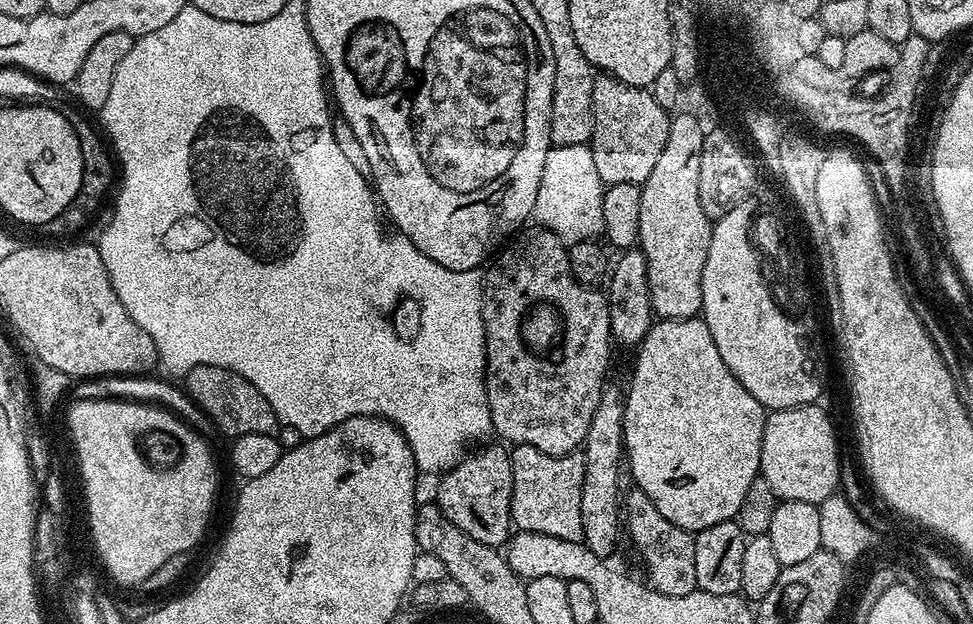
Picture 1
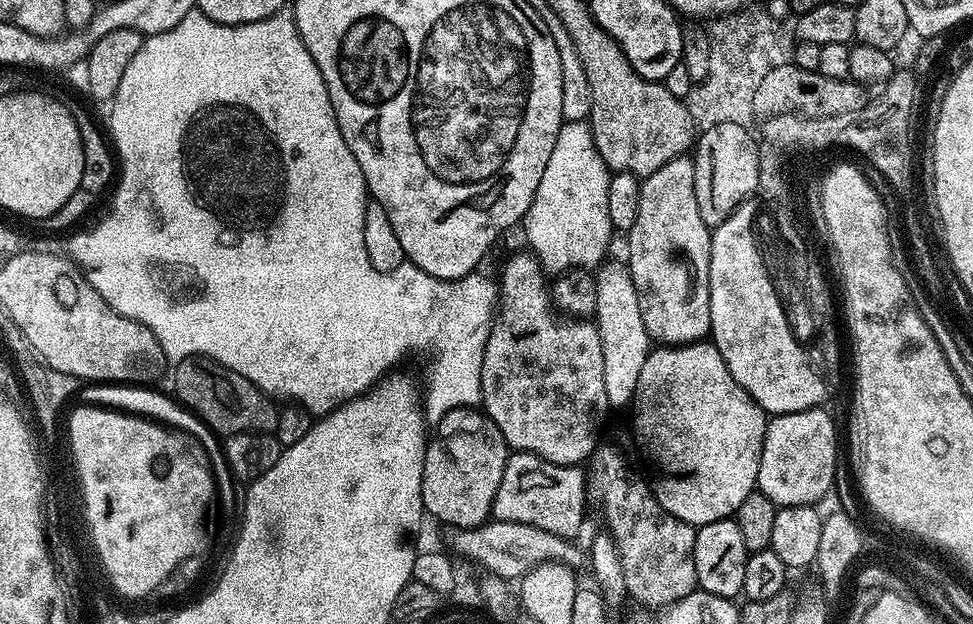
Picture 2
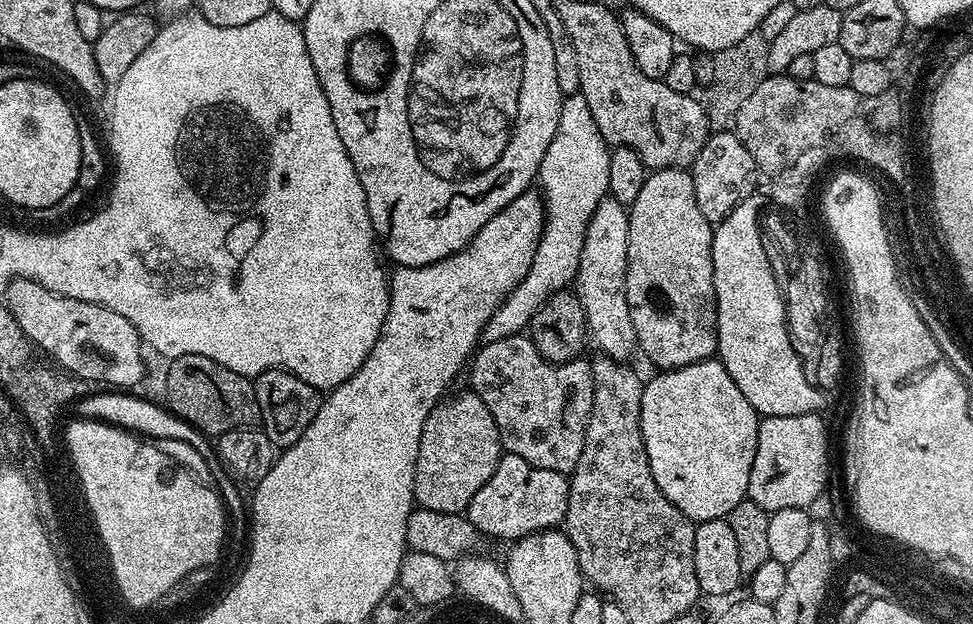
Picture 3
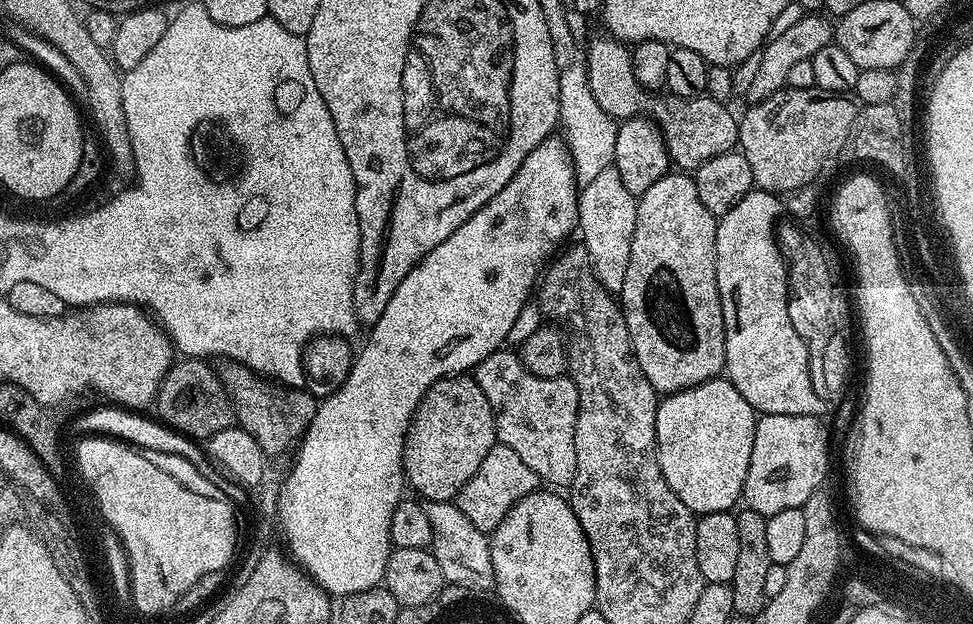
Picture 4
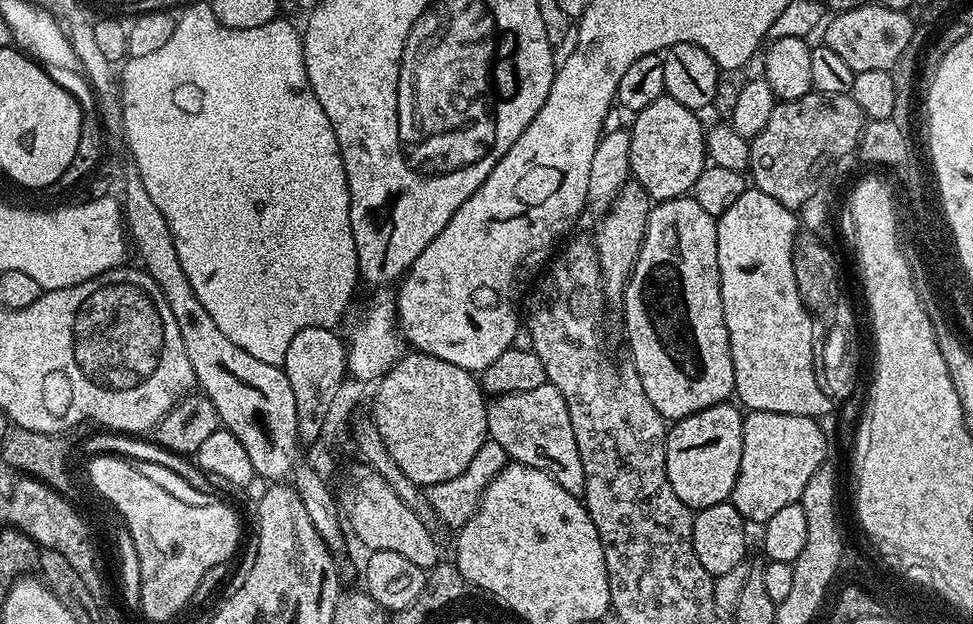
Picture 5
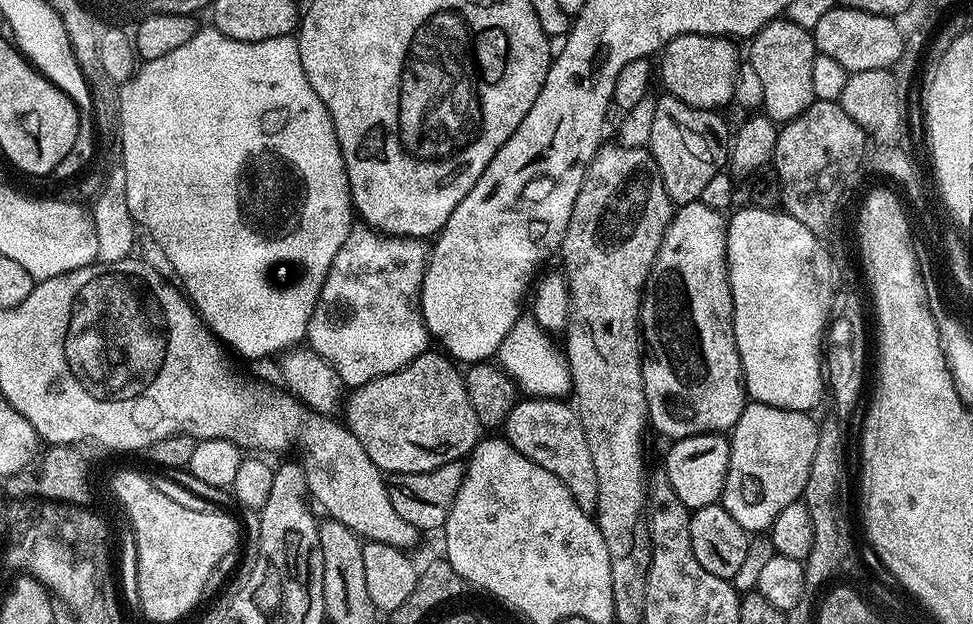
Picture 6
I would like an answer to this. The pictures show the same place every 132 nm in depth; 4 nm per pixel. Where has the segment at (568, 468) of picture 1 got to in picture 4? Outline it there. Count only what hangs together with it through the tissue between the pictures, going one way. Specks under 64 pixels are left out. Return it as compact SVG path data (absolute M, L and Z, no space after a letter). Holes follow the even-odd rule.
M497 442L482 460L482 466L478 466L478 474L474 474L474 478L462 486L454 503L478 530L491 534L506 518L508 511L522 498L537 491L541 484L540 476L534 474L534 470L530 470L530 466L526 466L526 462L522 462L522 458L510 450L510 446Z

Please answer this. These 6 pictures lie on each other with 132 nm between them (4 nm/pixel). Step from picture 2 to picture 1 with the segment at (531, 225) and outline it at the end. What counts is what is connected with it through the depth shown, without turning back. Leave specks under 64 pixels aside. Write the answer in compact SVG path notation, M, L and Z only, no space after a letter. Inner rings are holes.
M588 144L555 145L547 152L542 182L535 198L533 219L570 246L580 241L597 239L604 231L602 198L605 187L595 168L593 152Z

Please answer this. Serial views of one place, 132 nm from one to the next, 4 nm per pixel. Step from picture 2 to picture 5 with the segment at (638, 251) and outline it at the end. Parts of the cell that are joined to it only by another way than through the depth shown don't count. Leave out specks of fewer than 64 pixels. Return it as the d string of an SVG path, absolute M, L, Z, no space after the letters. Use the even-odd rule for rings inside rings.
M691 195L653 203L648 214L644 245L632 267L632 279L624 290L622 307L628 348L632 351L630 362L636 367L646 398L650 398L654 410L658 410L668 422L723 404L736 390L730 338L722 310L716 222L717 217L706 214Z

